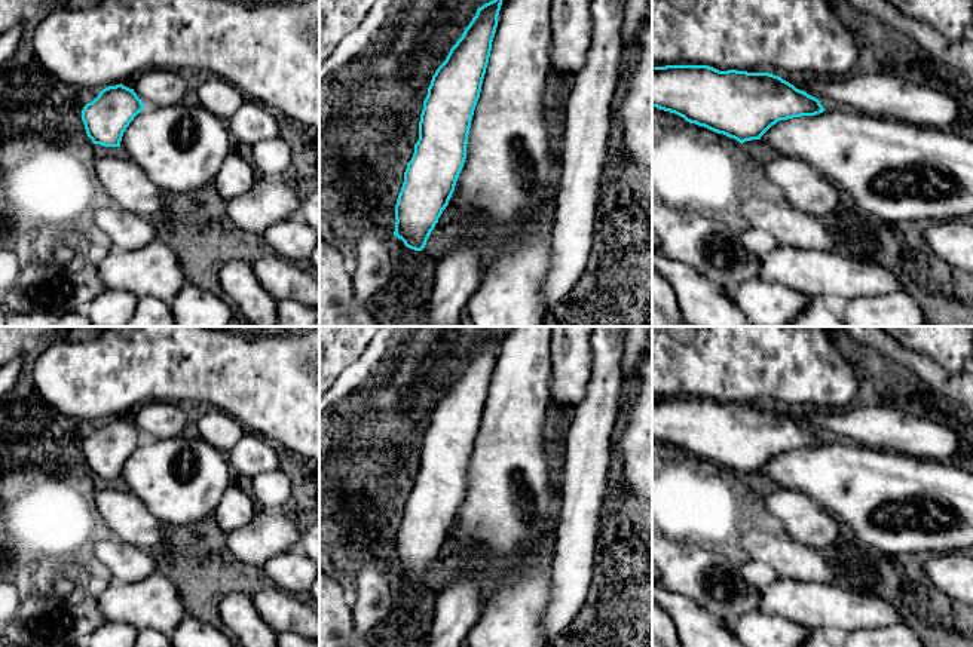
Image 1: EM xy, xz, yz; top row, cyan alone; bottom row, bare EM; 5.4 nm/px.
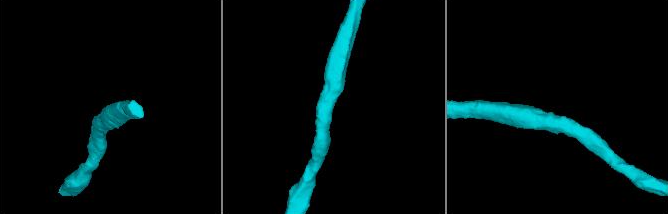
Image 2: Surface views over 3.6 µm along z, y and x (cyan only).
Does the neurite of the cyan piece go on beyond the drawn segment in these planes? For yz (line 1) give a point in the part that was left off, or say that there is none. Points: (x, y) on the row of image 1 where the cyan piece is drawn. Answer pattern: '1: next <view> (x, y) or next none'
1: next none

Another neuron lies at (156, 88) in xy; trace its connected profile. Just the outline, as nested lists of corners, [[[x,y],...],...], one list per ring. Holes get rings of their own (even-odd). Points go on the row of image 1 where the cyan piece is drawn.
[[[150,70],[138,76],[134,92],[146,107],[171,107],[183,101],[187,82],[181,71]]]

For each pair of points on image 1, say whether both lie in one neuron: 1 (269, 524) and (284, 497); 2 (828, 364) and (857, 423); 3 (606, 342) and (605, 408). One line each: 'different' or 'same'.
1: different
2: different
3: same

